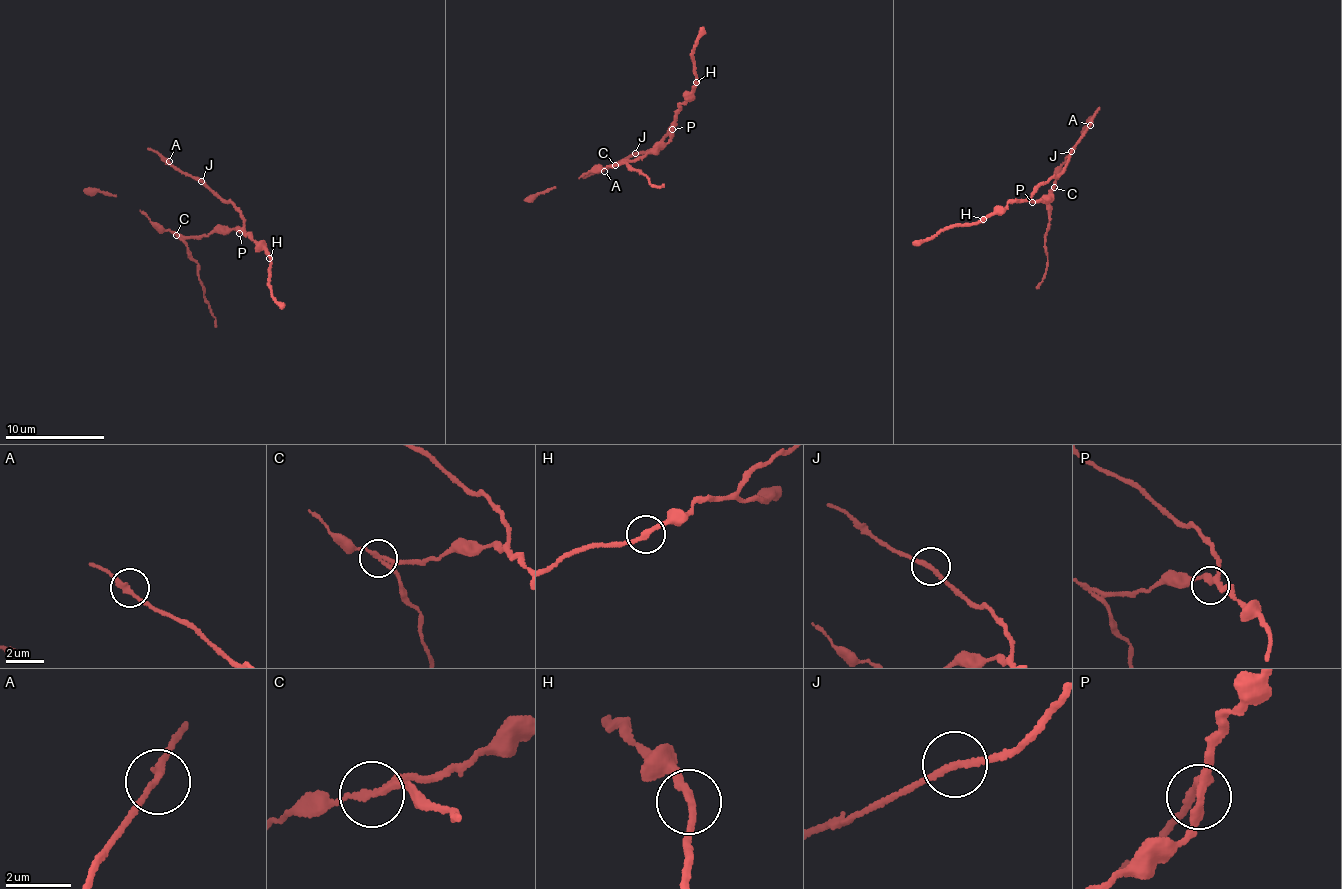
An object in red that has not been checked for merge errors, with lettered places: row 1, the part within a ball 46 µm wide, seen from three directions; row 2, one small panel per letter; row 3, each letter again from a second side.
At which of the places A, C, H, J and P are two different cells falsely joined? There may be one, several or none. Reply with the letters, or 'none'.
C

